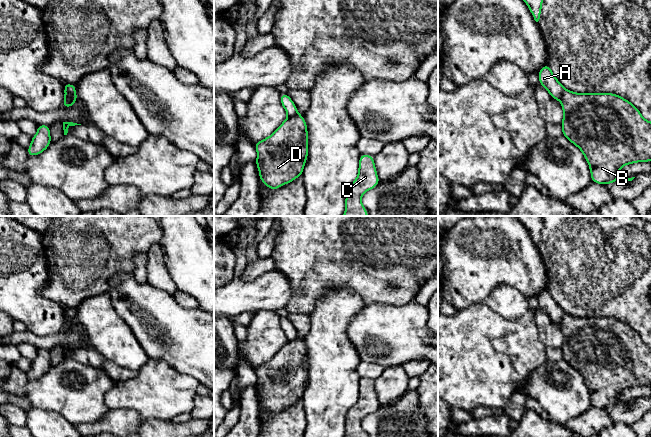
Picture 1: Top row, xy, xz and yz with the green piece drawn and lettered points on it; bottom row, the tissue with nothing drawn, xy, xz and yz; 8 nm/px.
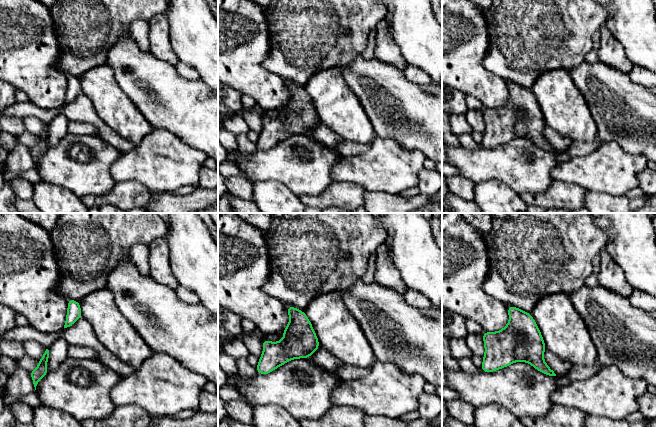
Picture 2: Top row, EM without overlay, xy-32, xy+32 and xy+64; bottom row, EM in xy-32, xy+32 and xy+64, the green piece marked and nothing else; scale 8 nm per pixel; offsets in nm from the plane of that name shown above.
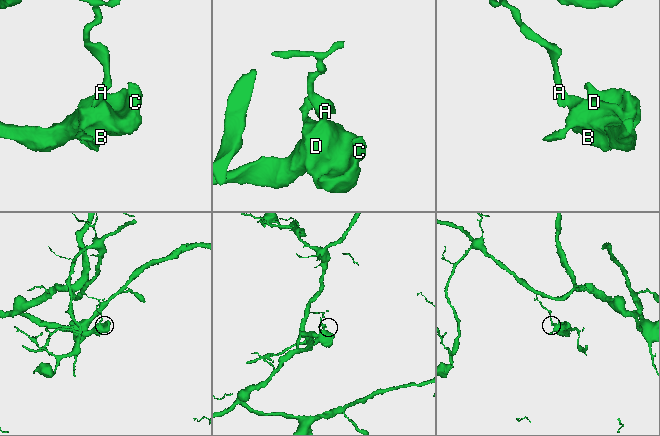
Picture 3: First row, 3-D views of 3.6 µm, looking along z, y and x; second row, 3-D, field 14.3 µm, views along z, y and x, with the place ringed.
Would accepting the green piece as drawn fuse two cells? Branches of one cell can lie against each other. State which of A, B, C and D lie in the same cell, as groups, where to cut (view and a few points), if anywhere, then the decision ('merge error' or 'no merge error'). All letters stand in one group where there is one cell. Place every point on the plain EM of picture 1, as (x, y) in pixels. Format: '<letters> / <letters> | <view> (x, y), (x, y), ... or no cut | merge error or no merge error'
A / B C D | xy (75, 318), (64, 326) | merge error

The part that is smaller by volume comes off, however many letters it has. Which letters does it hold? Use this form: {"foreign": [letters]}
{"foreign": ["B", "C", "D"]}

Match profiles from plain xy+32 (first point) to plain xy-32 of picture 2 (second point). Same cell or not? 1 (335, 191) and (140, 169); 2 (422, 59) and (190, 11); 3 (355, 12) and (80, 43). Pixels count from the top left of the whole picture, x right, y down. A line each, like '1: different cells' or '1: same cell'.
1: different cells
2: same cell
3: same cell

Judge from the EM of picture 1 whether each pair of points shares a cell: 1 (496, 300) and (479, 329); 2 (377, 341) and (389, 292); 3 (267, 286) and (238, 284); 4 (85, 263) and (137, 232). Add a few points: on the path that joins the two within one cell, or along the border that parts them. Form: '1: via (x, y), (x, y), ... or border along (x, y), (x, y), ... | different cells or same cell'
1: border along (484, 301), (492, 310), (512, 320) | different cells
2: border along (409, 302), (400, 306), (367, 306) | different cells
3: via (260, 287), (245, 287) | same cell
4: via (98, 250), (116, 232), (124, 232) | same cell

